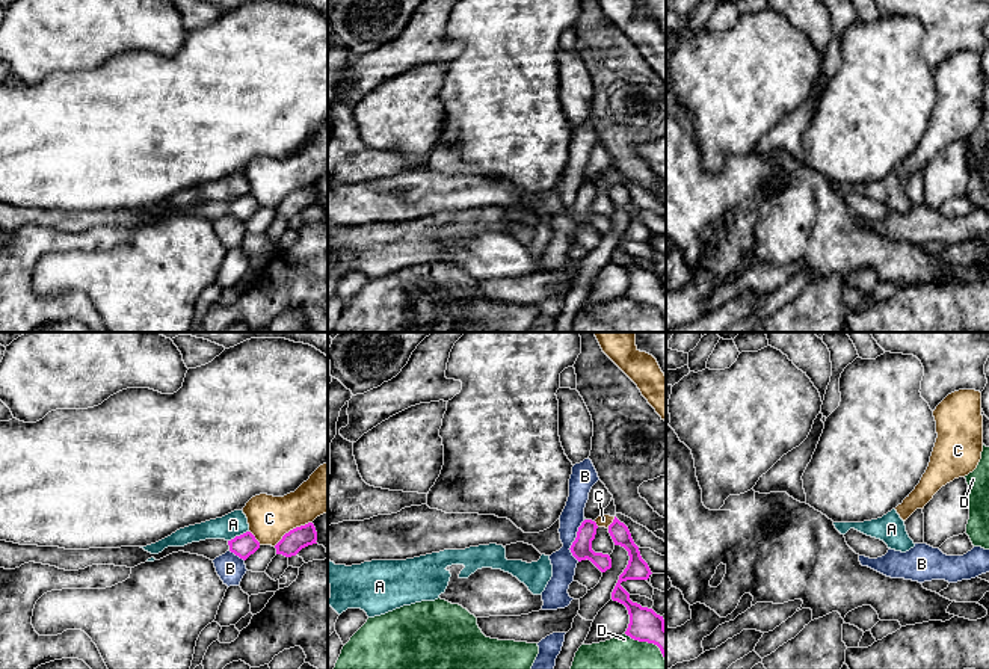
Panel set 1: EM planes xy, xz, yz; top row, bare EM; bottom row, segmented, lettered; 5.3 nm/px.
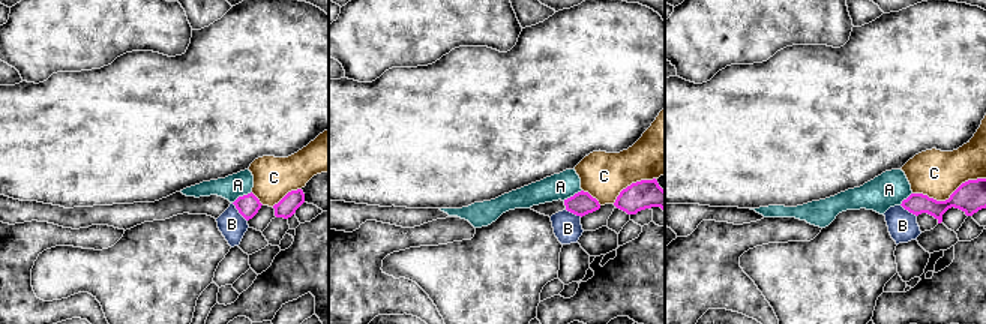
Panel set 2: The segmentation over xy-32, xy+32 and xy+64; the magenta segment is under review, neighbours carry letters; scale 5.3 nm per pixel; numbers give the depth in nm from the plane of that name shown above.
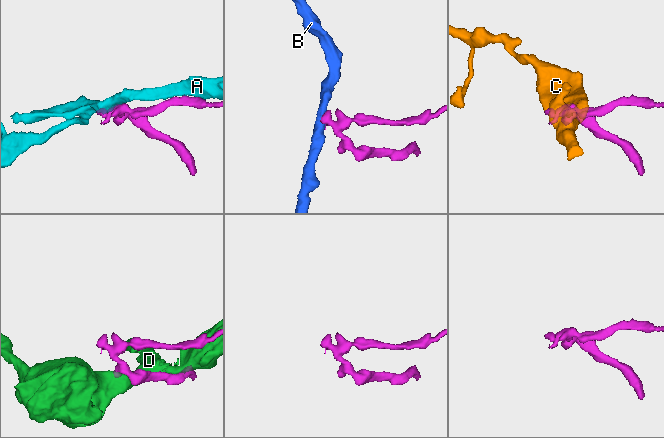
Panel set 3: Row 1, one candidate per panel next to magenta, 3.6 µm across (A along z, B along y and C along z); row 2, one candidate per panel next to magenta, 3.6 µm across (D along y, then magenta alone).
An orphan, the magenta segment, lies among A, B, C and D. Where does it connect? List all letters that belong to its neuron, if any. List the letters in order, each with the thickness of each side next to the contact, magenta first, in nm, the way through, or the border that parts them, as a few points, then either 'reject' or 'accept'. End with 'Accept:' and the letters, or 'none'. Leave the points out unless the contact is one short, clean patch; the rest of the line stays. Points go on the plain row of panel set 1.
A: calibres 120 and 130 nm; border xy (248, 192), (228, 203); reject
B: calibres 110 and 130 nm; border xz (585, 181), (569, 210), (577, 222); reject
C: calibres 120 and 240 nm; reject
D: calibres 180 and 340 nm; reject
Accept: none

